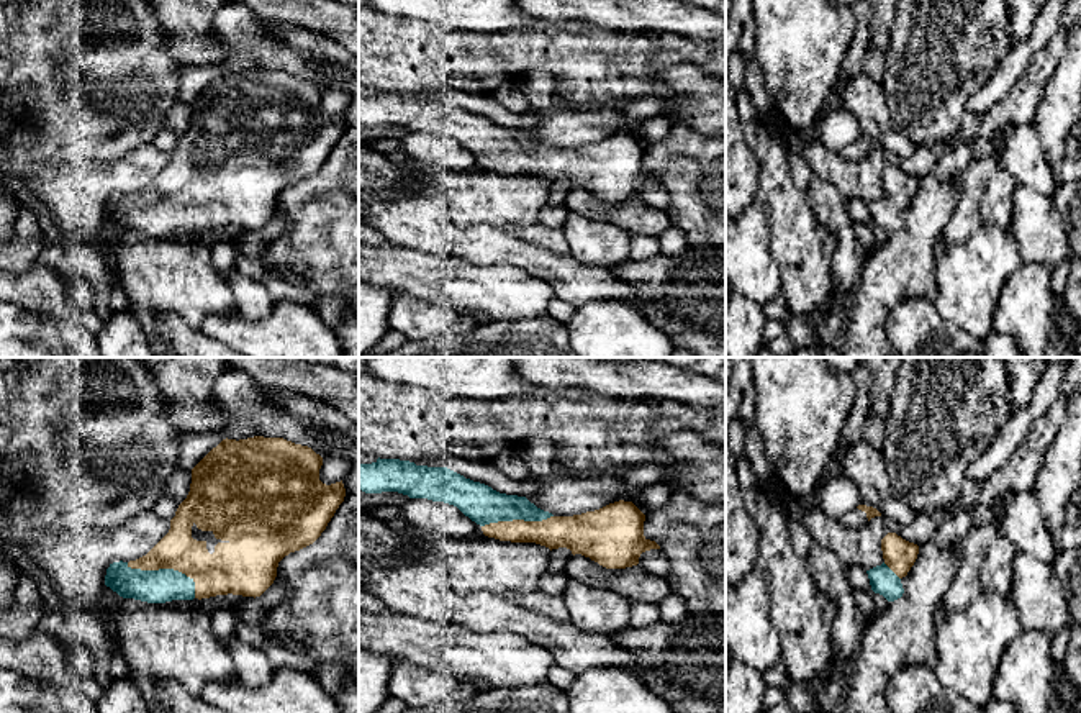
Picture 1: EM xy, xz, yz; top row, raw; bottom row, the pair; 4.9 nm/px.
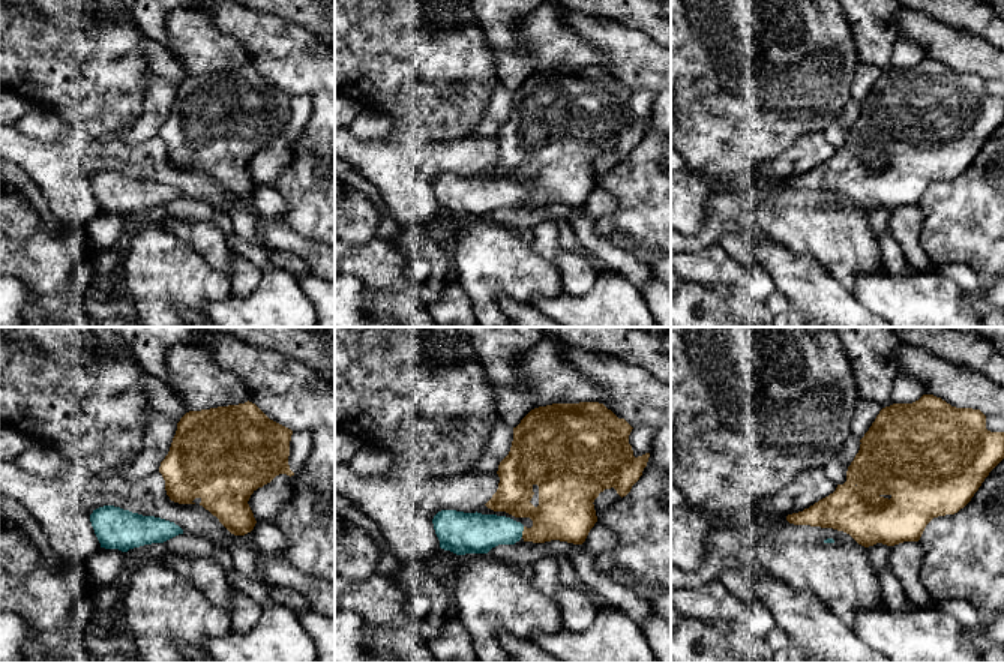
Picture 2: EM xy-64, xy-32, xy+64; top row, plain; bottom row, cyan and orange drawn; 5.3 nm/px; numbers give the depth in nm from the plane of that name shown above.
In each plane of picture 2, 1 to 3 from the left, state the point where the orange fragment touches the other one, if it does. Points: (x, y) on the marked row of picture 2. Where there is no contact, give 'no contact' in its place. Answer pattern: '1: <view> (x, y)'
1: no contact
2: xy-32 (523, 530)
3: no contact

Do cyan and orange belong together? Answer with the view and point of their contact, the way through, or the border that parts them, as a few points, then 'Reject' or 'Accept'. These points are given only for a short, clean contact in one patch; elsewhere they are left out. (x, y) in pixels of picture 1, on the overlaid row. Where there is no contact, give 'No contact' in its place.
Touches cyan at xy (167, 569). Path across: xy (161, 585), (161, 577), (167, 569), (215, 574). Accept

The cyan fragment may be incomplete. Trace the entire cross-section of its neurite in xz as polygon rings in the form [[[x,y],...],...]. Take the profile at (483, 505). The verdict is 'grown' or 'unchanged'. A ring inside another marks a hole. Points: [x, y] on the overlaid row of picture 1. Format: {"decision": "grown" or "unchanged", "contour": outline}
{"decision": "grown", "contour": [[[380,457],[359,465],[359,490],[444,502],[480,525],[488,538],[536,543],[550,551],[567,547],[606,569],[637,565],[642,552],[660,549],[644,536],[645,515],[624,500],[581,515],[554,516],[526,497],[500,493],[447,467]]]}

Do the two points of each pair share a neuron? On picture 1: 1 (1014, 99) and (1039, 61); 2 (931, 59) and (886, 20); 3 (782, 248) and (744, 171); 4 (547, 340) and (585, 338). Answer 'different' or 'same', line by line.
1: same
2: different
3: different
4: different

